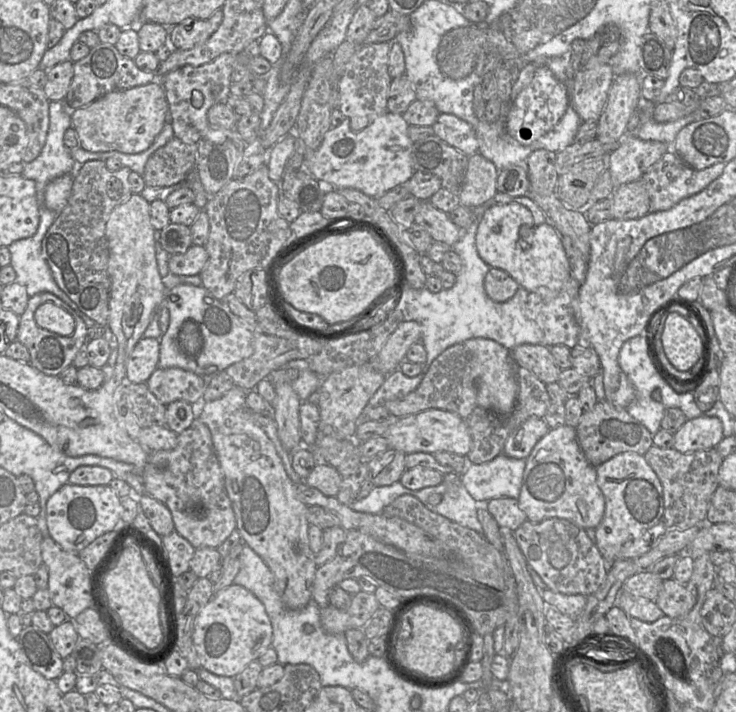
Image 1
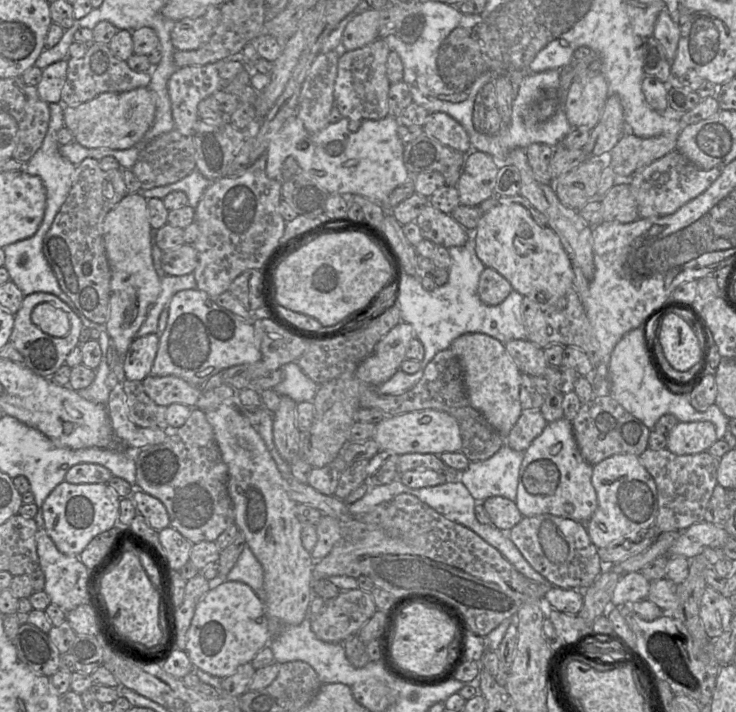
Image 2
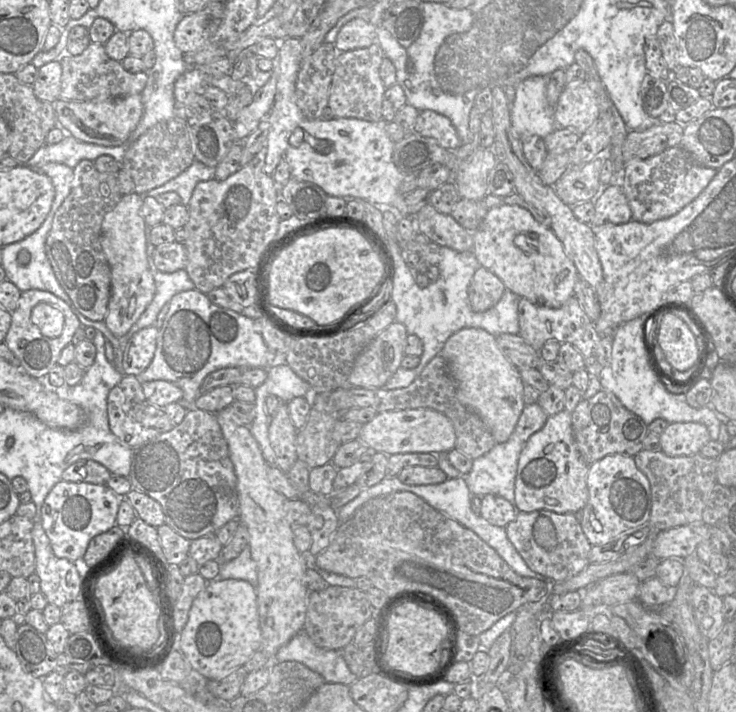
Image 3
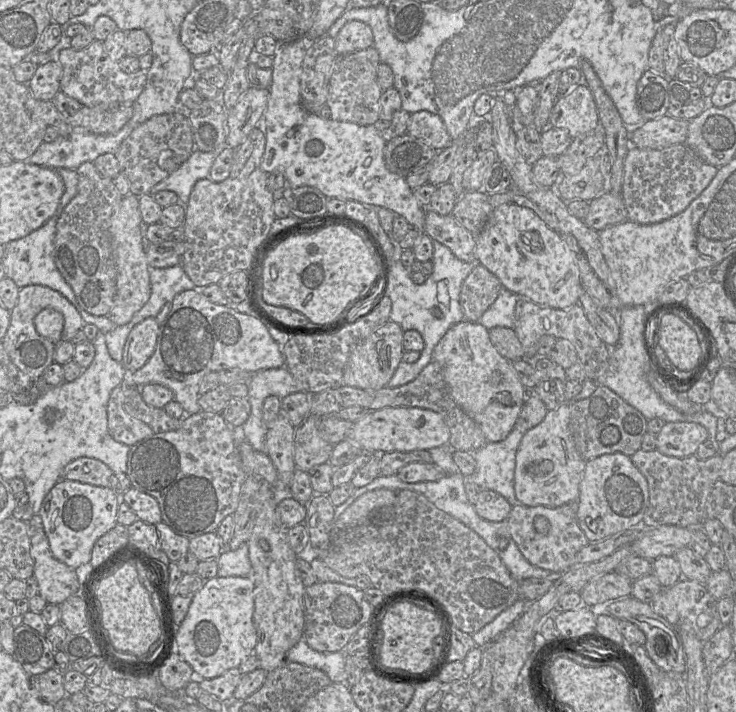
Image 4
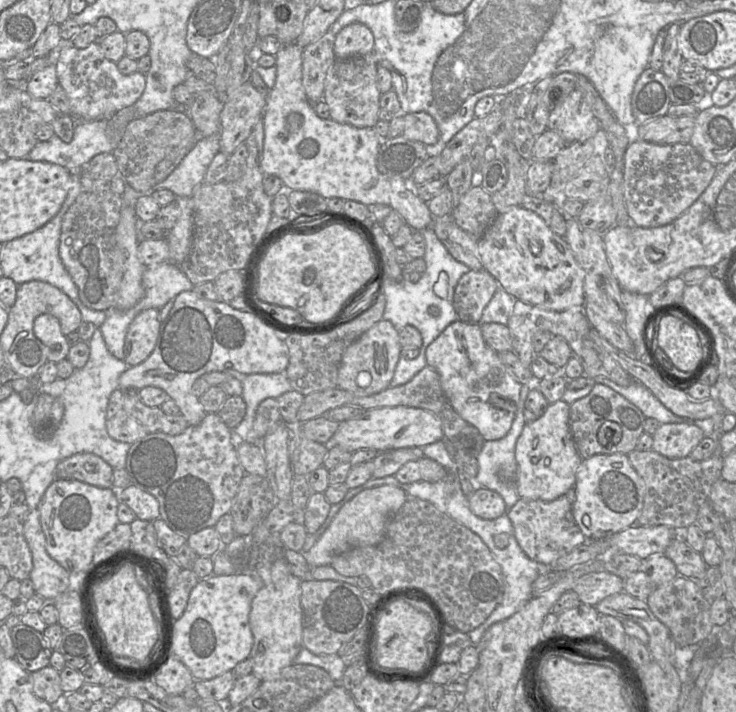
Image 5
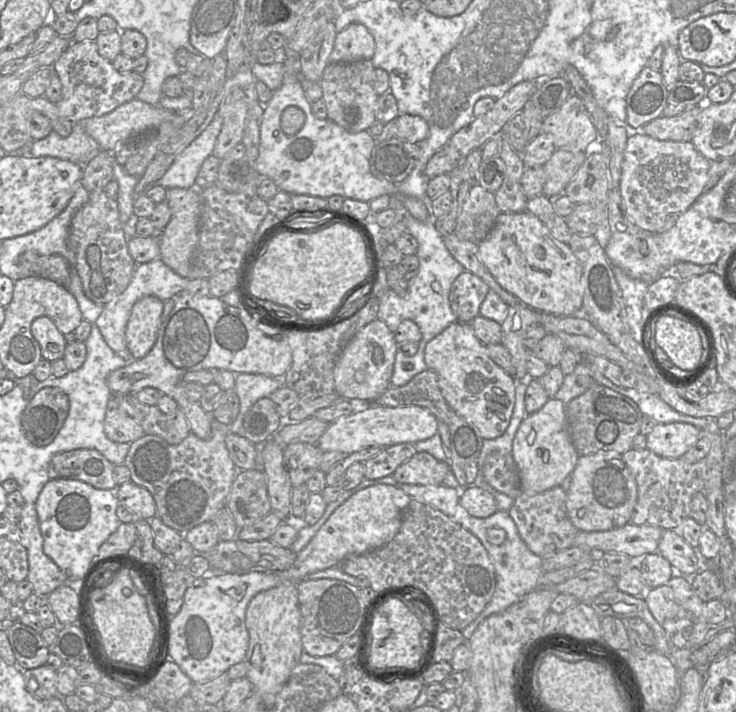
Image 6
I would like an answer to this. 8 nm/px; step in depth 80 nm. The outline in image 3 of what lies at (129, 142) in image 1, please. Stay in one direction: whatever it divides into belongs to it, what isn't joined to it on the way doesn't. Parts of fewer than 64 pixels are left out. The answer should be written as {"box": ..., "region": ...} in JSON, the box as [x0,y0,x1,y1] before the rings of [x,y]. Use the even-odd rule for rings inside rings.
{"box":[53,94,144,147],"region":[[[141,94],[92,101],[58,99],[53,105],[57,126],[60,126],[68,135],[86,143],[106,147],[122,145],[136,129],[144,112]]]}

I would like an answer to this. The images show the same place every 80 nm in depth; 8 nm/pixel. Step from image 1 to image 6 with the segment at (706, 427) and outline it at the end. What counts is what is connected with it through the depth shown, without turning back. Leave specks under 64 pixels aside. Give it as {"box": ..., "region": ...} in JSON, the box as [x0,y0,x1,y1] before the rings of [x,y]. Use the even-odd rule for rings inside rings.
{"box":[646,423,702,459],"region":[[[657,423],[646,436],[646,446],[662,458],[679,459],[701,436],[702,431],[689,423]]]}

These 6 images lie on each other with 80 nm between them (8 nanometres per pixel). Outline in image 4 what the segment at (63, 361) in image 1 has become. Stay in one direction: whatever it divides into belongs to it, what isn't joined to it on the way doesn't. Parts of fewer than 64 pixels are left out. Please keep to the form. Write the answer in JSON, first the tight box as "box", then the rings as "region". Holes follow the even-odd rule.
{"box":[2,285,85,380],"region":[[[42,285],[20,288],[17,304],[10,311],[11,321],[2,344],[26,380],[40,380],[46,368],[54,362],[56,344],[38,334],[34,325],[36,315],[45,308],[53,308],[63,315],[62,341],[70,341],[85,324],[71,302],[59,292]]]}

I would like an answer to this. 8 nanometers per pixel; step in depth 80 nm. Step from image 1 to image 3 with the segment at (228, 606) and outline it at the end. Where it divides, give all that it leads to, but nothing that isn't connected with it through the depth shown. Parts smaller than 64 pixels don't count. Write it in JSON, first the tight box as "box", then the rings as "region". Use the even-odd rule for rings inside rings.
{"box":[180,579,262,680],"region":[[[213,579],[194,599],[181,632],[180,651],[207,680],[227,677],[261,648],[262,634],[255,588],[245,580]]]}

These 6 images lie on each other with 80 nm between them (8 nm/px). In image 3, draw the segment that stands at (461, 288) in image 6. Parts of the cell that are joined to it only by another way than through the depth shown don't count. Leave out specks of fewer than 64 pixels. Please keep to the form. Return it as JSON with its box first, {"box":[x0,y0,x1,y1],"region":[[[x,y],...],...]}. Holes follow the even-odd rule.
{"box":[467,266,505,313],"region":[[[480,266],[467,290],[470,309],[476,313],[485,312],[499,302],[505,290],[503,282],[495,274]]]}

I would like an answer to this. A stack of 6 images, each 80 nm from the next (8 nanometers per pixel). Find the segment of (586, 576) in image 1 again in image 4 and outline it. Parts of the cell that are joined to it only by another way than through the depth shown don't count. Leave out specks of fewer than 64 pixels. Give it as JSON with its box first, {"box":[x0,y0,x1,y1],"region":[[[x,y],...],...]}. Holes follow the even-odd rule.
{"box":[507,502,590,573],"region":[[[577,502],[556,508],[522,504],[512,507],[507,519],[509,532],[530,564],[555,573],[563,573],[575,564],[577,552],[590,543],[578,524],[576,510]]]}

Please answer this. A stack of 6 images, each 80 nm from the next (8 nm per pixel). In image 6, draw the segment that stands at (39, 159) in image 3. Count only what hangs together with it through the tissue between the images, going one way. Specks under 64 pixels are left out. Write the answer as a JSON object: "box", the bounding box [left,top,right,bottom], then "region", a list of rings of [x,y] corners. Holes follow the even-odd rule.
{"box":[29,124,103,166],"region":[[[74,124],[68,137],[61,137],[53,130],[47,137],[29,145],[29,155],[32,157],[54,157],[83,166],[100,151],[103,151],[102,148],[85,132],[82,124]]]}

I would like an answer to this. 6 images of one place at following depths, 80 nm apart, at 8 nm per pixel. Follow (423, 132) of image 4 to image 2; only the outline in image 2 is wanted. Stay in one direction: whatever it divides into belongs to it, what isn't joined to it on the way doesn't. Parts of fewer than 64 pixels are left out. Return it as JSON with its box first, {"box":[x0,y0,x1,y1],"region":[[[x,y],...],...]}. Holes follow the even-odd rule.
{"box":[422,113,472,154],"region":[[[429,113],[422,128],[427,136],[434,137],[440,143],[463,154],[467,154],[472,150],[466,130],[447,113]]]}

